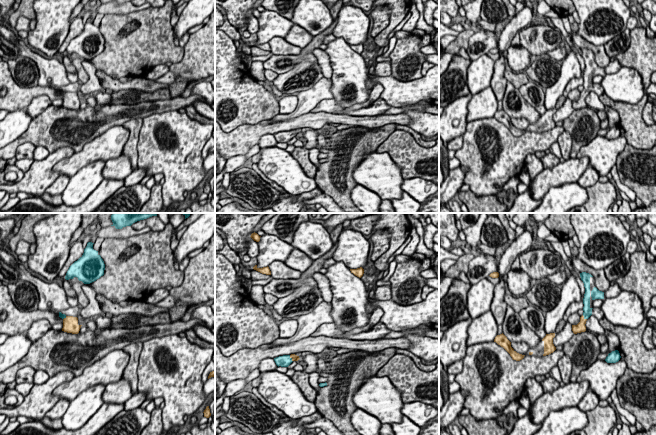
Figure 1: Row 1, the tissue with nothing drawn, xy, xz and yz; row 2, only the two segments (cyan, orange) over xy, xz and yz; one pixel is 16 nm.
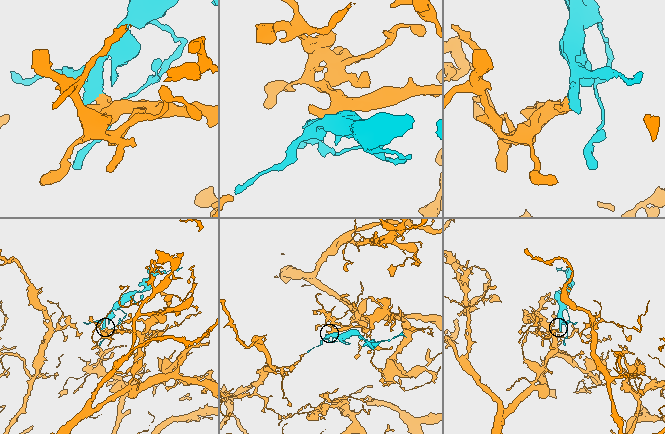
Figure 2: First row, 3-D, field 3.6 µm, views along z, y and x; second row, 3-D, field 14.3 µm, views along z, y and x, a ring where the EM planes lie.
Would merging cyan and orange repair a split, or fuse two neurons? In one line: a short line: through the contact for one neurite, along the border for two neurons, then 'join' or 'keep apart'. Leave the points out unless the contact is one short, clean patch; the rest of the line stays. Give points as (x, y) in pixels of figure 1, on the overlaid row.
line yz (587, 313), (584, 317), (580, 327); join

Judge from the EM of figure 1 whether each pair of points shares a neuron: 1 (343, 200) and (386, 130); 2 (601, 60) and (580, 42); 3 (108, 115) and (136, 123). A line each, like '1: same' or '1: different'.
1: same
2: same
3: different

